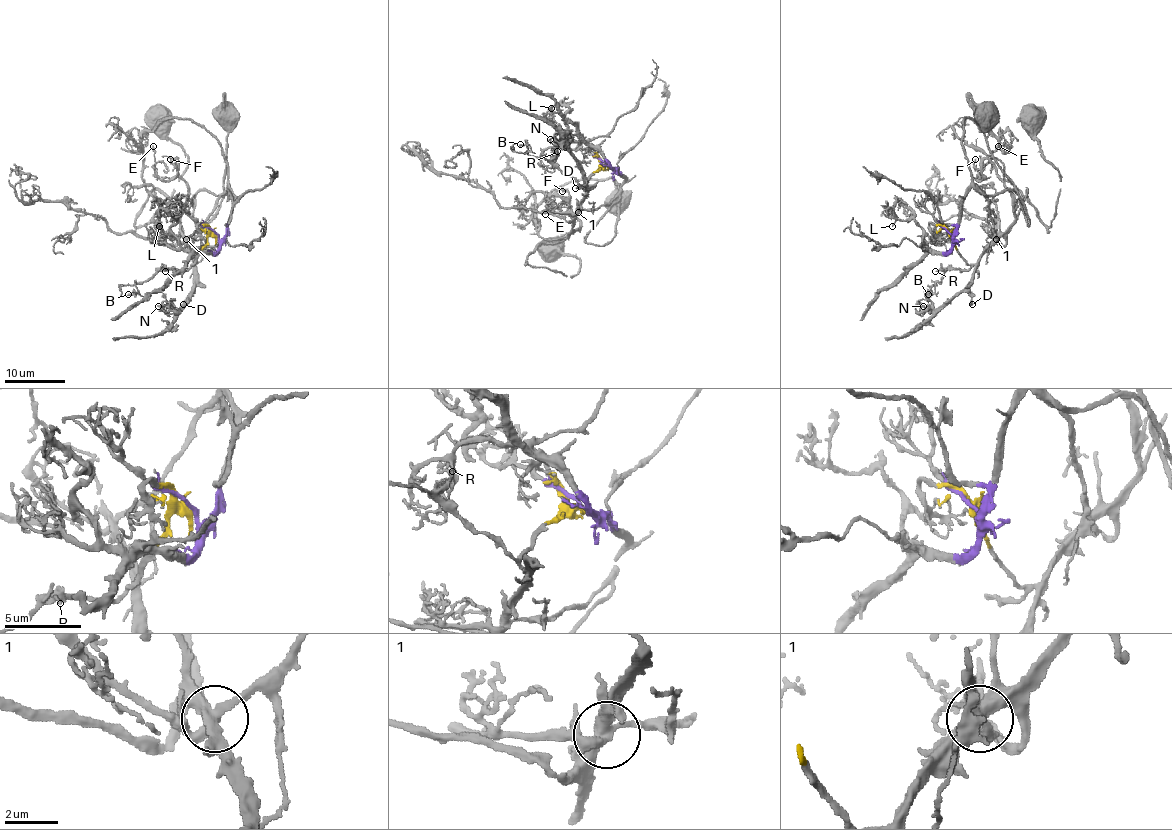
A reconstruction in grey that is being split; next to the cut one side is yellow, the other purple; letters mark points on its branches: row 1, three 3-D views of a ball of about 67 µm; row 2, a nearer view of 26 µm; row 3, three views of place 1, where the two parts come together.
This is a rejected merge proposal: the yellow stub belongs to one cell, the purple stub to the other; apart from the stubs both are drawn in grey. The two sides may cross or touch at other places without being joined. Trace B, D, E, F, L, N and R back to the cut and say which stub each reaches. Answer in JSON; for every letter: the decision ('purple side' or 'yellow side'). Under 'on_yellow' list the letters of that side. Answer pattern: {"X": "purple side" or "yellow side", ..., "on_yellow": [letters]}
{"B": "yellow side", "D": "yellow side", "E": "yellow side", "F": "yellow side", "L": "purple side", "N": "yellow side", "R": "yellow side", "on_yellow": ["B", "D", "E", "F", "N", "R"]}

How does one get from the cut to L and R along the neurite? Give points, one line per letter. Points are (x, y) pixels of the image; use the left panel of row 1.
L: (216, 235), (216, 252), (194, 252), (185, 249), (171, 231), (176, 217), (168, 216), (161, 208), (159, 226)
R: (216, 235), (210, 235), (201, 253), (186, 270), (161, 268), (165, 271)

